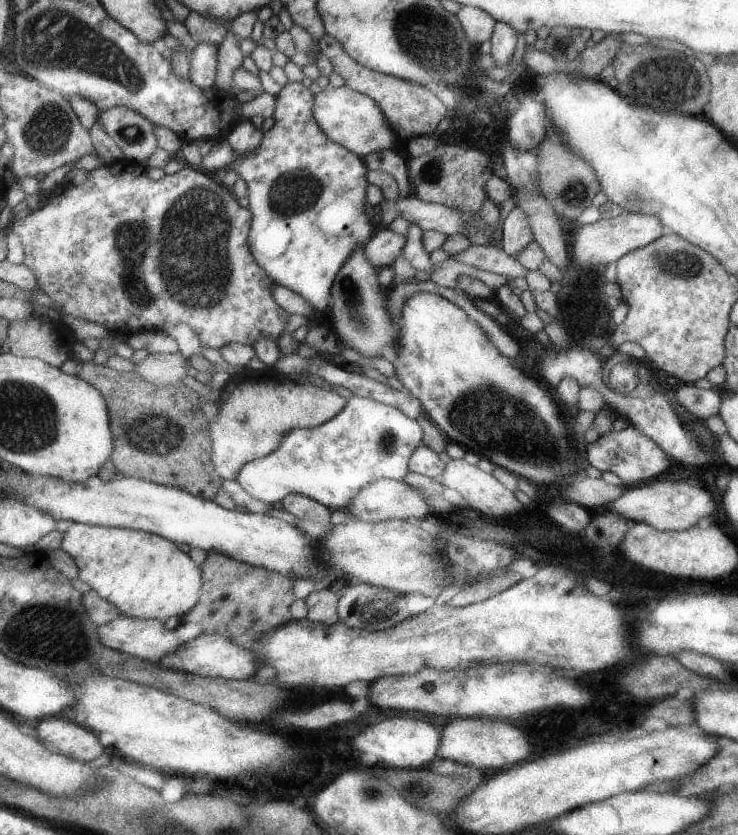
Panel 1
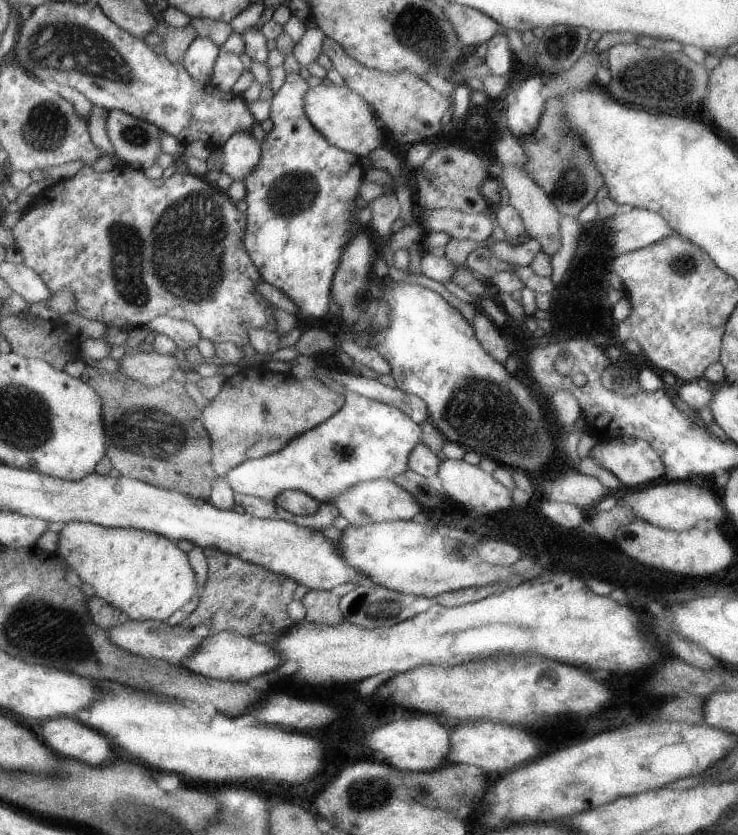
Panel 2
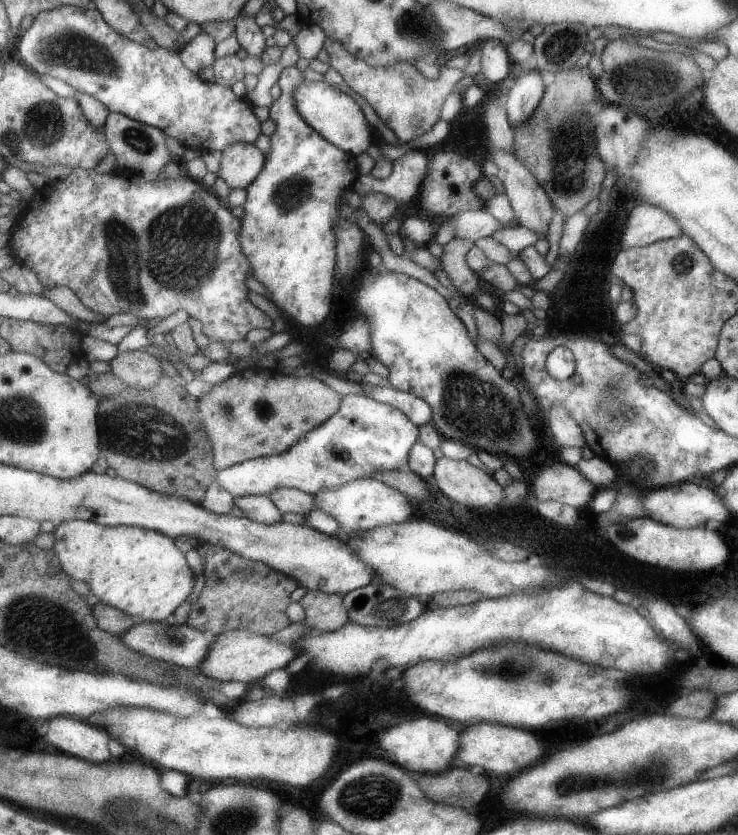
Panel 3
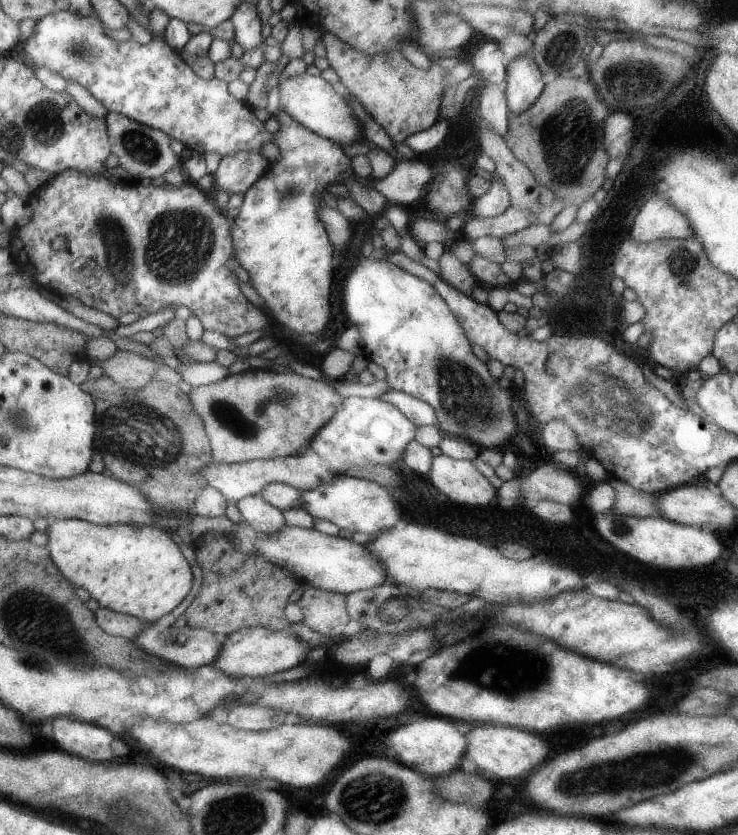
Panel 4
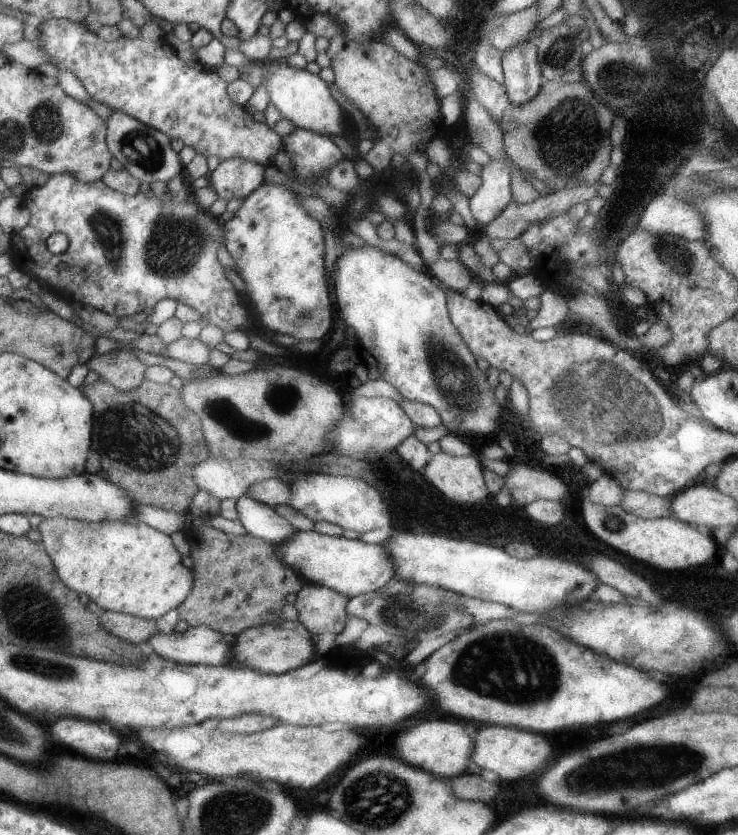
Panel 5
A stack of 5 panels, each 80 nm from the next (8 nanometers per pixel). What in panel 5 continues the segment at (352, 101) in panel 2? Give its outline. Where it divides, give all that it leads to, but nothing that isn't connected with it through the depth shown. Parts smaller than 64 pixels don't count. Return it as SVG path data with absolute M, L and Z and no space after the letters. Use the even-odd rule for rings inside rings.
M285 64L271 74L266 85L269 102L277 108L280 117L286 118L295 127L325 136L341 136L345 132L343 109L333 99L328 84L319 75Z

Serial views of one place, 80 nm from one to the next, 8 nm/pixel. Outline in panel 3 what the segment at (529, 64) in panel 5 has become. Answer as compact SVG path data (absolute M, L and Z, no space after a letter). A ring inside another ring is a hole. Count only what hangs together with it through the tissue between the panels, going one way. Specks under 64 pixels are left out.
M529 69L515 80L515 84L503 97L504 109L511 125L522 125L537 108L544 91L541 76L536 69Z

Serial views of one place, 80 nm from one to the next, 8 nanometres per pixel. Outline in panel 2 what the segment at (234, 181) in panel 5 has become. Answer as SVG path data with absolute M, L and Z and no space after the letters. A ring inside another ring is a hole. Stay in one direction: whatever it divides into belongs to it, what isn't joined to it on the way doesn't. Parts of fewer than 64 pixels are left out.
M235 132L220 147L223 154L221 172L231 180L243 182L261 158L260 142L250 132Z

